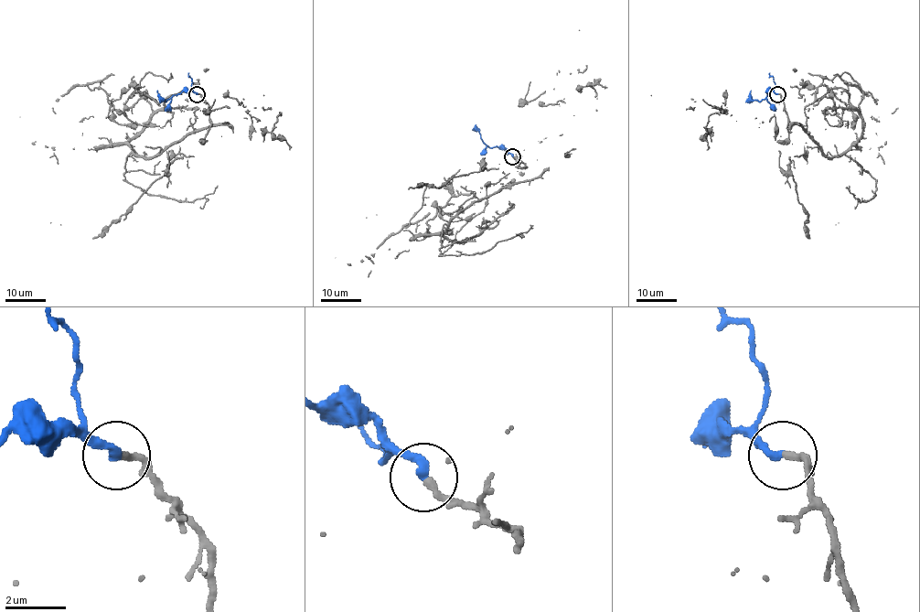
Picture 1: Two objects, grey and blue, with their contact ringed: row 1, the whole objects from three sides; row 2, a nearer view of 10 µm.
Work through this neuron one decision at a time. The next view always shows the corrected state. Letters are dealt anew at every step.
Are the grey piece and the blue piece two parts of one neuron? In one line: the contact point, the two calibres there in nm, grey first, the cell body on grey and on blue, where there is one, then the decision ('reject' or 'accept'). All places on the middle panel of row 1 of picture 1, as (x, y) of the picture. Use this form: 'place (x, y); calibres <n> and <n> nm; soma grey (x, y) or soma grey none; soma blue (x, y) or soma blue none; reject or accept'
place (512, 156); calibres 240 and 280 nm; soma grey none; soma blue none; accept

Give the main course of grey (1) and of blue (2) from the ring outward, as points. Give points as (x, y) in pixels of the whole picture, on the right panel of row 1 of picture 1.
1: (777, 94), (838, 156), (857, 141), (854, 113), (826, 86), (814, 104), (829, 97), (842, 123), (826, 130)
2: (777, 94), (768, 91), (762, 100), (753, 100), (751, 90)

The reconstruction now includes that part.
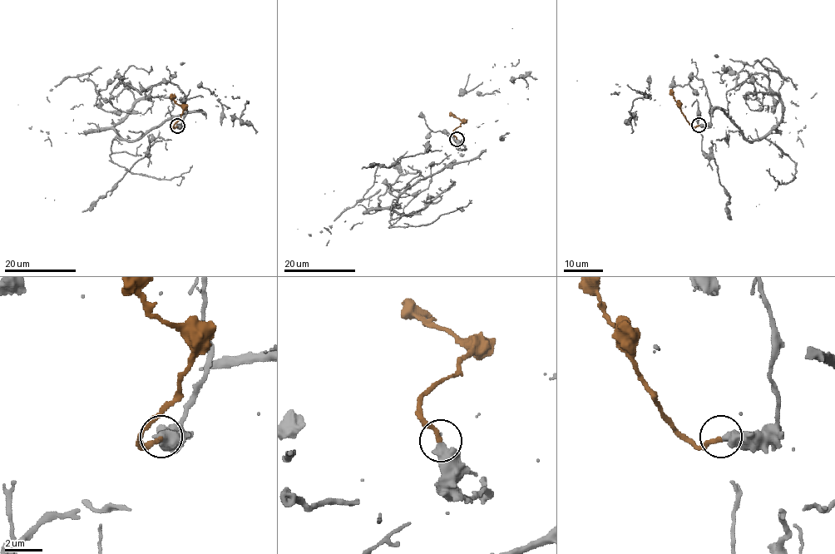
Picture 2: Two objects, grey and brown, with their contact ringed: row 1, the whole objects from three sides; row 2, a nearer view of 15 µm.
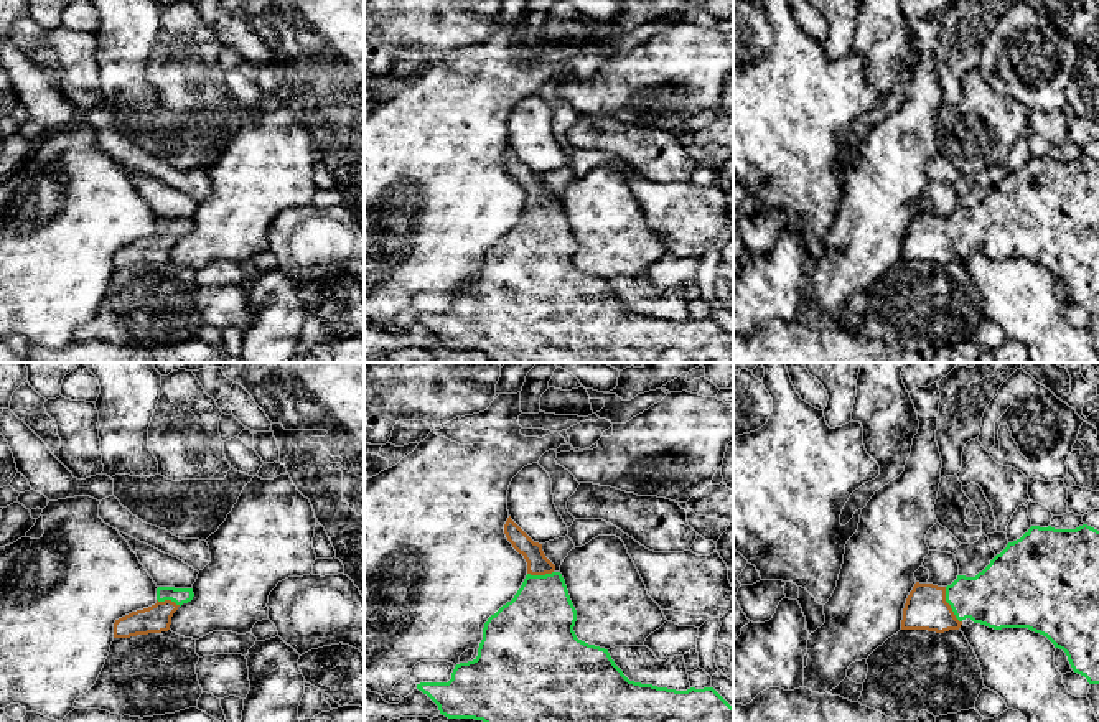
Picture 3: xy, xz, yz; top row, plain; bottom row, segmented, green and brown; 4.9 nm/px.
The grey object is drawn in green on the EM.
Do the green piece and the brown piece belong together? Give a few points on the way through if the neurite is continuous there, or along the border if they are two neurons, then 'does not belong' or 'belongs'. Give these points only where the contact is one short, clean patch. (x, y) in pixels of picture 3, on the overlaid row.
runs through yz (999, 597), (964, 597), (949, 604), (943, 609), (926, 609); belongs

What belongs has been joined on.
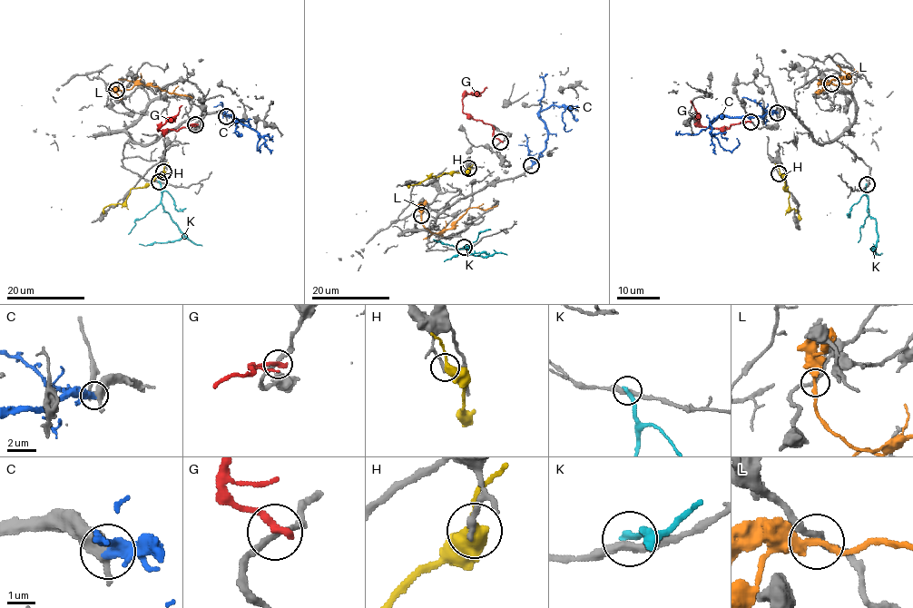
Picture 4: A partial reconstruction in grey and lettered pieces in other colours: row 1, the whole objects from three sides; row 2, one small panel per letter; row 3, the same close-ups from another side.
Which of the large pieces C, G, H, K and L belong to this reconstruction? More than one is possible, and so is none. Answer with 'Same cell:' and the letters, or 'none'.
Same cell: C

